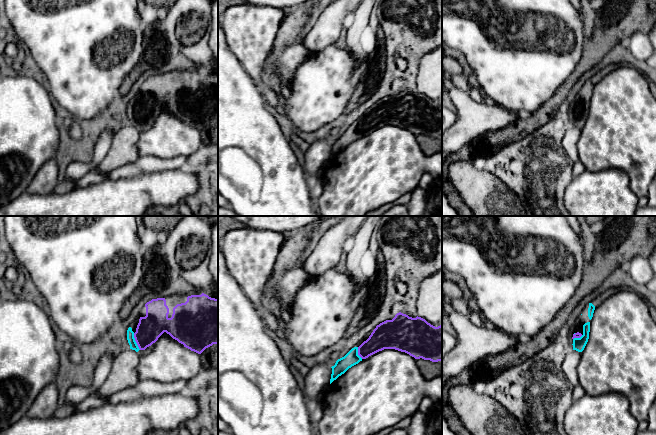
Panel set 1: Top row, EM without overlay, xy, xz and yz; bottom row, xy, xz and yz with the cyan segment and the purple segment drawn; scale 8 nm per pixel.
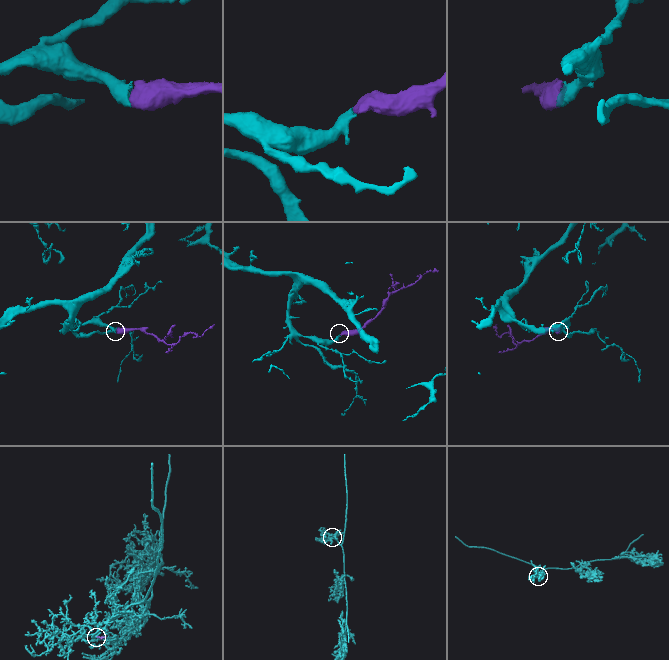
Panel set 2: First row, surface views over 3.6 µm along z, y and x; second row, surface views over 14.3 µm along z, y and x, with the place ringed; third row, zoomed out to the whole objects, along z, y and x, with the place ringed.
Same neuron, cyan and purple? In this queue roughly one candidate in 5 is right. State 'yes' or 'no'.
yes

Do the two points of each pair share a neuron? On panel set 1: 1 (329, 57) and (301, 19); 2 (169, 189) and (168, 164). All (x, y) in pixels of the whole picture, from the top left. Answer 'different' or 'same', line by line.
1: different
2: different

